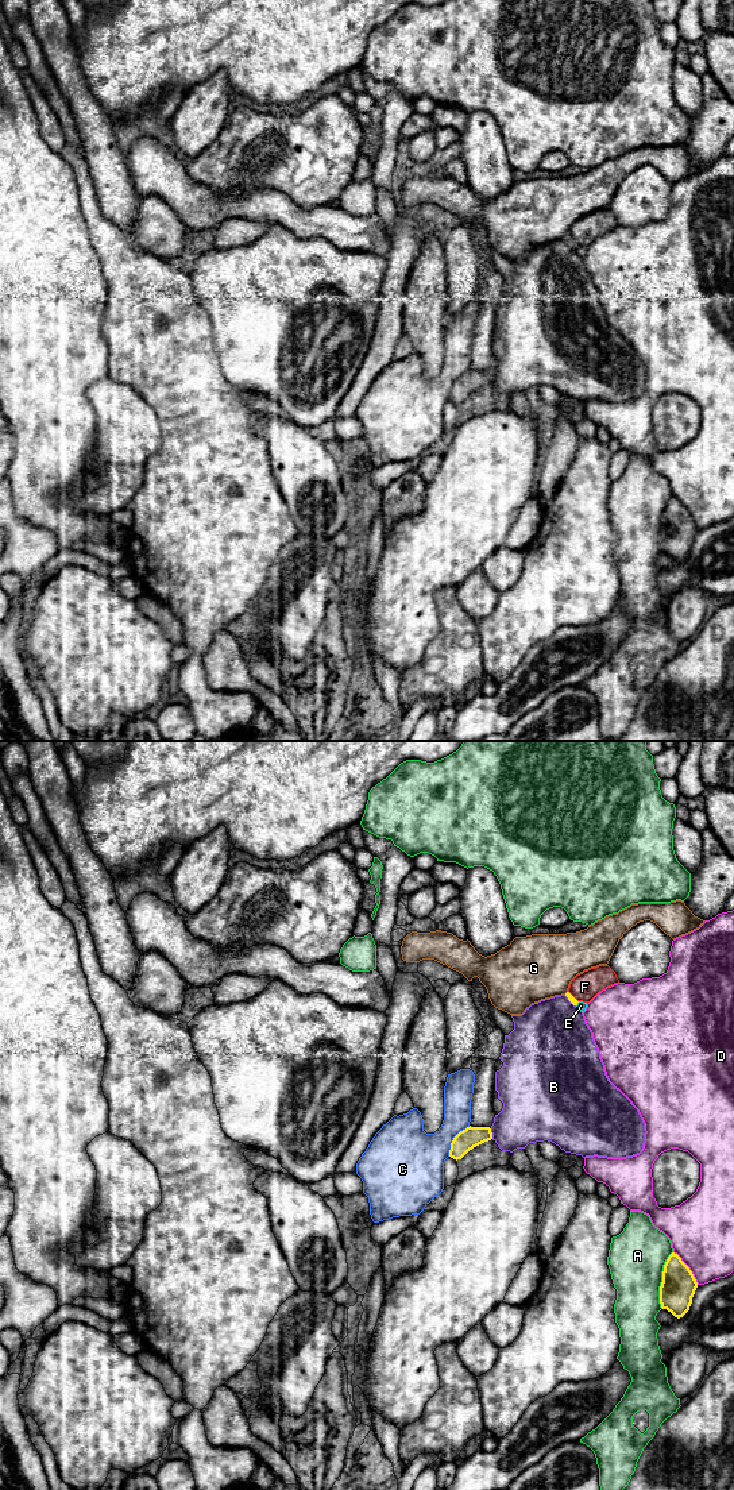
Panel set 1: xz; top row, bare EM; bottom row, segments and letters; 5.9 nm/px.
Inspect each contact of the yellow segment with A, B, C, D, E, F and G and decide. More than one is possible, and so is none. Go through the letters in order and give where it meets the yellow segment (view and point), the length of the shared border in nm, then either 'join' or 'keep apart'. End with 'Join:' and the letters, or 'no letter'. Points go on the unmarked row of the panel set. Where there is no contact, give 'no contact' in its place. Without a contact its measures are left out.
A: xz (663, 524) | 360 nm | keep apart
B: xz (491, 378) | 70 nm | keep apart
C: xz (454, 383) | 220 nm | keep apart
D: xz (688, 512) | 240 nm | keep apart
E: xz (576, 249) | 40 nm | keep apart
F: xz (572, 240) | 90 nm | keep apart
G: no contact | keep apart
Join: no letter

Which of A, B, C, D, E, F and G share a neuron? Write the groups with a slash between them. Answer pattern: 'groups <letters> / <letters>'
groups A / B / C / D / E / F / G

